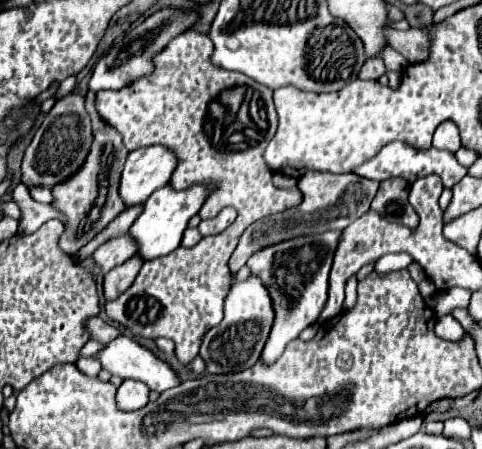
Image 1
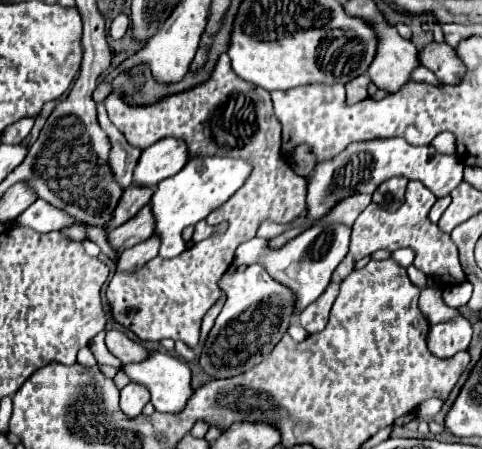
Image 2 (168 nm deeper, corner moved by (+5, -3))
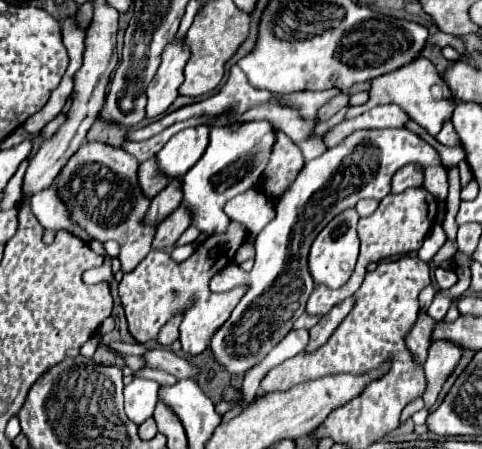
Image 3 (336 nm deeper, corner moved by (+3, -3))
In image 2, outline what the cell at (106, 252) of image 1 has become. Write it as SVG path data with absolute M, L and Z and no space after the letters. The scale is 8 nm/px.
M146 204L132 220L128 220L126 224L110 230L108 240L118 252L124 252L126 248L132 248L132 246L144 242L146 238L150 238L152 232L154 232L152 208L148 208L148 204Z

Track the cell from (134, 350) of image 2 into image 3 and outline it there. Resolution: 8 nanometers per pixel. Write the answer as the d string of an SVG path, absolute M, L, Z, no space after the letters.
M154 348L154 350L146 350L144 352L144 362L146 366L152 369L164 370L172 376L176 374L176 378L186 378L186 376L196 376L198 368L194 364L190 364L188 360L180 358L168 348Z

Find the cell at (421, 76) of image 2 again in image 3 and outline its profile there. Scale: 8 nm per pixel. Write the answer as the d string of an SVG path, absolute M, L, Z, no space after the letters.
M446 120L446 122L444 122L444 126L442 126L440 134L436 136L436 140L442 142L442 144L446 144L446 146L456 146L456 144L460 144L460 140L458 140L458 136L456 136L456 130L454 130L454 126L452 126L452 120Z

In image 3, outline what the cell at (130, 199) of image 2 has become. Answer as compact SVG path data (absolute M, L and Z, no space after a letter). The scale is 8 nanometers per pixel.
M152 158L152 160L146 160L146 164L140 164L138 184L146 198L154 198L160 190L168 186L168 178L158 172L158 166L154 164L154 158Z

